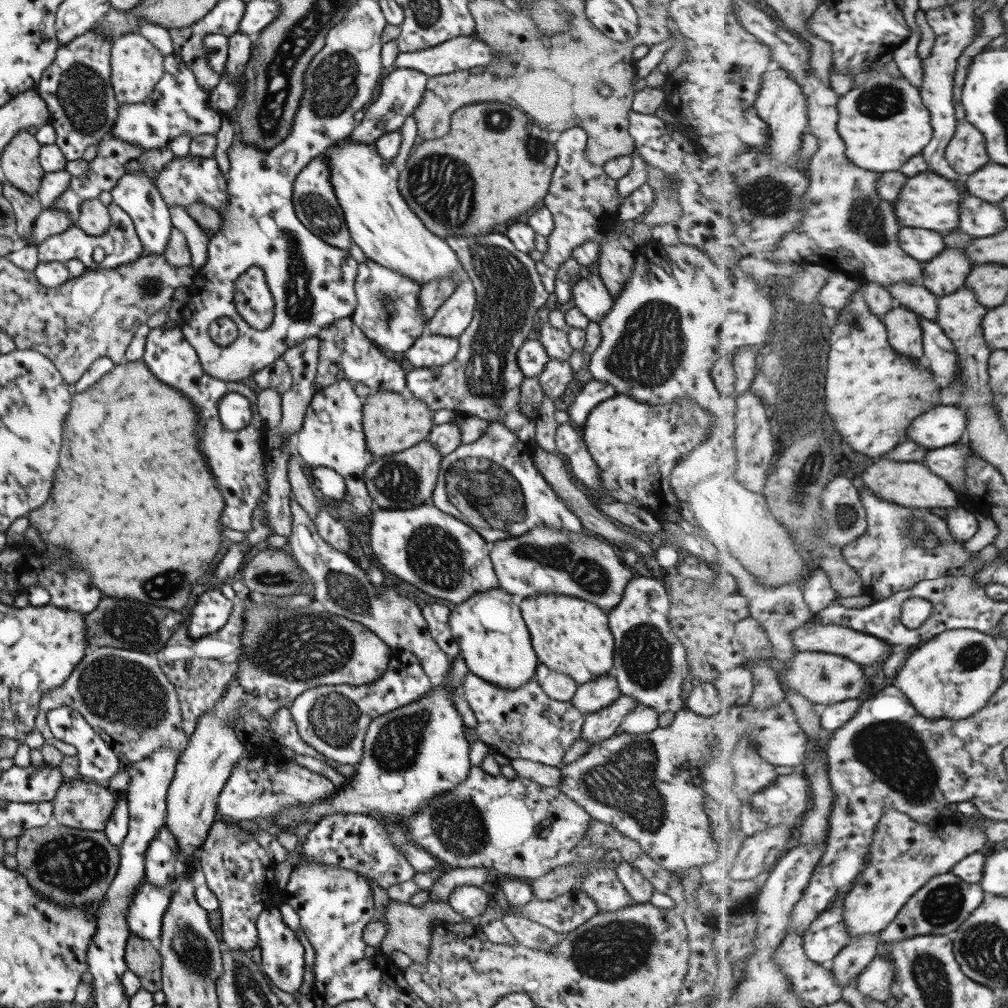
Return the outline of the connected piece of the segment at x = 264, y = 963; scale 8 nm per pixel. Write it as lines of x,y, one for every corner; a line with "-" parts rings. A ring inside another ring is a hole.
269,906
258,914
256,920
258,945
261,949
260,968
264,976
271,982
275,989
293,994
301,986
304,971
304,948
301,946
295,932
289,930
277,906

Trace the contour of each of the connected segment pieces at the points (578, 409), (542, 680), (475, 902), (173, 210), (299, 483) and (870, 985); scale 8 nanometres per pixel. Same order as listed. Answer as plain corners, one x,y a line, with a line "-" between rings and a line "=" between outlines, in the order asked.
591,379
573,395
573,400
564,411
568,416
568,423
580,430
589,411
603,400
617,394
610,384
=
541,663
535,666
534,679
549,698
558,702
568,702
577,689
571,676
553,672
=
455,886
449,893
447,902
449,906
463,917
479,918
486,909
488,897
479,887
=
169,206
168,208
172,227
184,237
190,253
190,267
200,268
206,262
206,247
209,239
181,206
=
289,455
287,459
287,480
291,488
291,497
303,507
303,510
309,515
309,519
315,522
315,513
317,513
318,498
313,495
313,488
310,486
310,480
303,473
305,466
299,462
297,456
=
875,956
860,974
858,990
873,1000
889,1001
892,996
892,984
895,981
895,964
887,956

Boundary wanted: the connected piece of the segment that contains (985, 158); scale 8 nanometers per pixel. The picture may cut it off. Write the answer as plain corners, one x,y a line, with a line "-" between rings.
966,118
958,121
957,130
946,150
949,164
965,177
992,161
983,131

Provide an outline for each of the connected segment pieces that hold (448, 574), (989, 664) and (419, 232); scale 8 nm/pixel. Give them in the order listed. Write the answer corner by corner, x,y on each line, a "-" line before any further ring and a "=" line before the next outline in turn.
428,503
403,510
373,508
370,522
369,548
372,553
371,556
377,558
377,562
387,572
401,578
403,582
415,586
417,590
429,594
429,596
449,600
449,602
458,605
463,600
467,600
471,594
485,592
489,588
496,588
499,585
488,557
489,544
474,529
469,528
467,524
463,524
463,521
441,512
=
962,628
950,630
933,638
927,646
923,644
906,659
904,666
893,677
892,682
910,698
911,704
919,708
922,716
931,719
964,720
974,716
990,704
995,692
1004,684
1003,670
1007,662
1005,645
990,633
=
349,138
341,139
341,144
329,144
325,161
329,165
329,183
343,211
350,243
355,244
366,259
403,274
419,286
429,280
451,278
457,287
466,278
453,250
443,239
428,232
419,217
411,212
397,190
397,170
387,160
379,158
373,143
359,144

